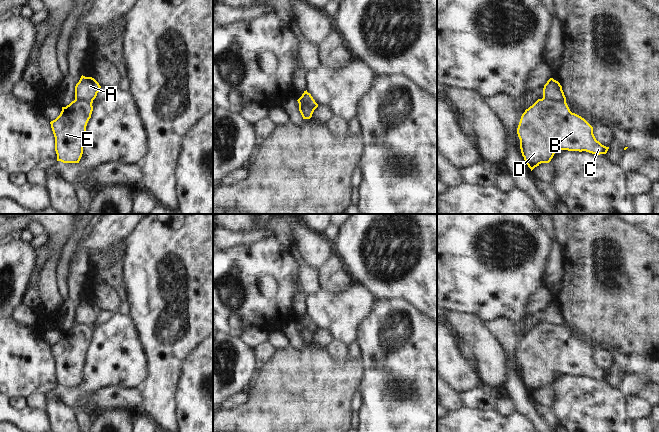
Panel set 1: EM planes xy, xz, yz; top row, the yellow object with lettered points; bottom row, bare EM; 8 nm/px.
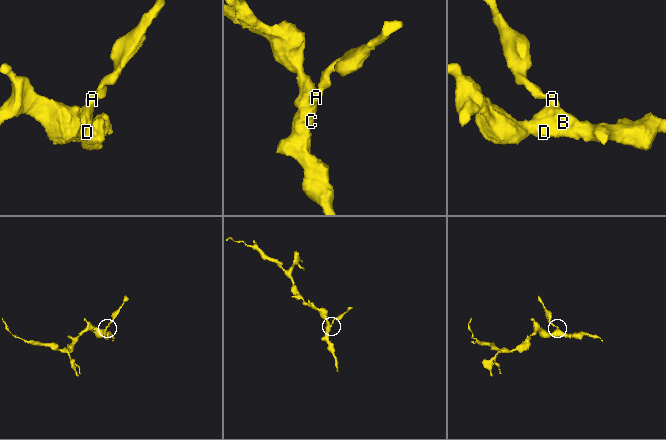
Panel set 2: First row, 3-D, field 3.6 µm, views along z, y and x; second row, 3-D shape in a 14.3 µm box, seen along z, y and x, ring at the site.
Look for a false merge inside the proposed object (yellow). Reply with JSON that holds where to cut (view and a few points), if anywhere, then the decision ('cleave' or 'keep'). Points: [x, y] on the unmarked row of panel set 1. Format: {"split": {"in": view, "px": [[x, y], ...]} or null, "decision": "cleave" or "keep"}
{"split": {"in": "yz", "px": [[543, 321], [565, 327]]}, "decision": "cleave"}

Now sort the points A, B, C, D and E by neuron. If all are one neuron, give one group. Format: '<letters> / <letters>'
A / B C D E

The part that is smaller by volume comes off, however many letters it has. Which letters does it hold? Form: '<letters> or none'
A

